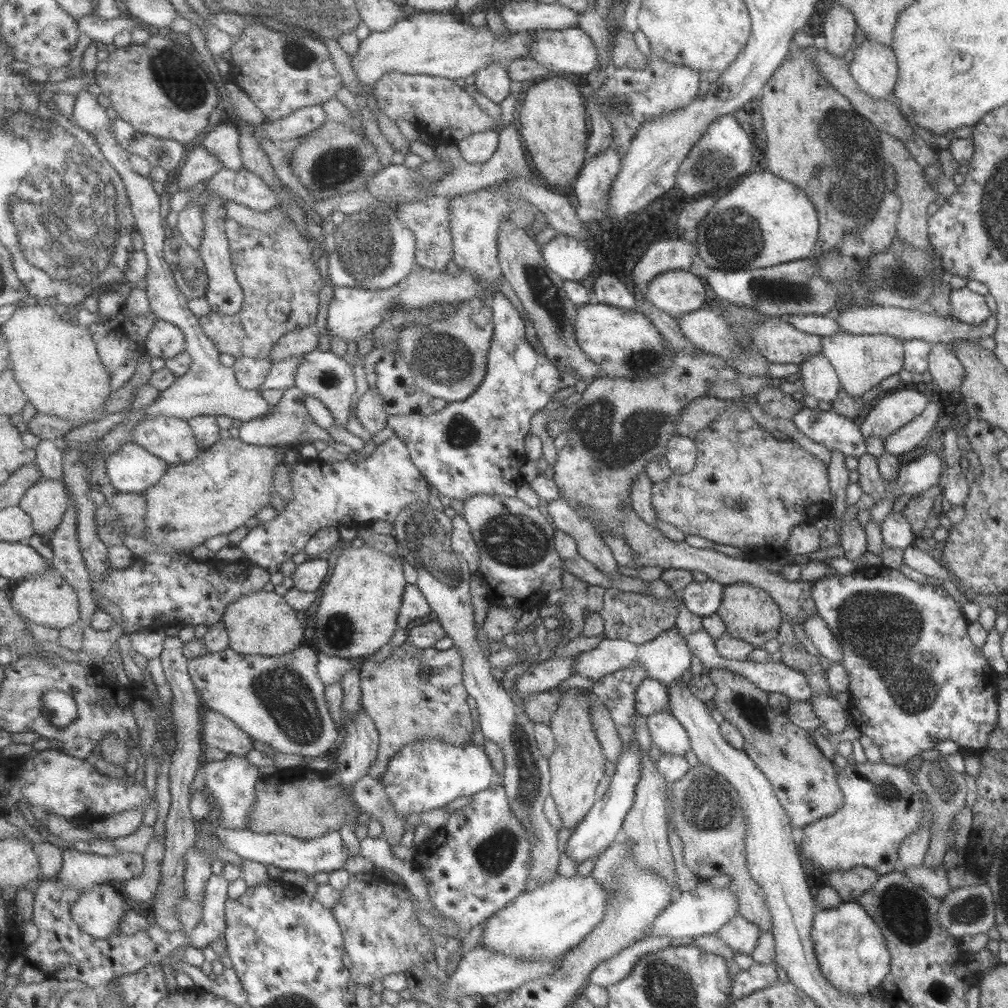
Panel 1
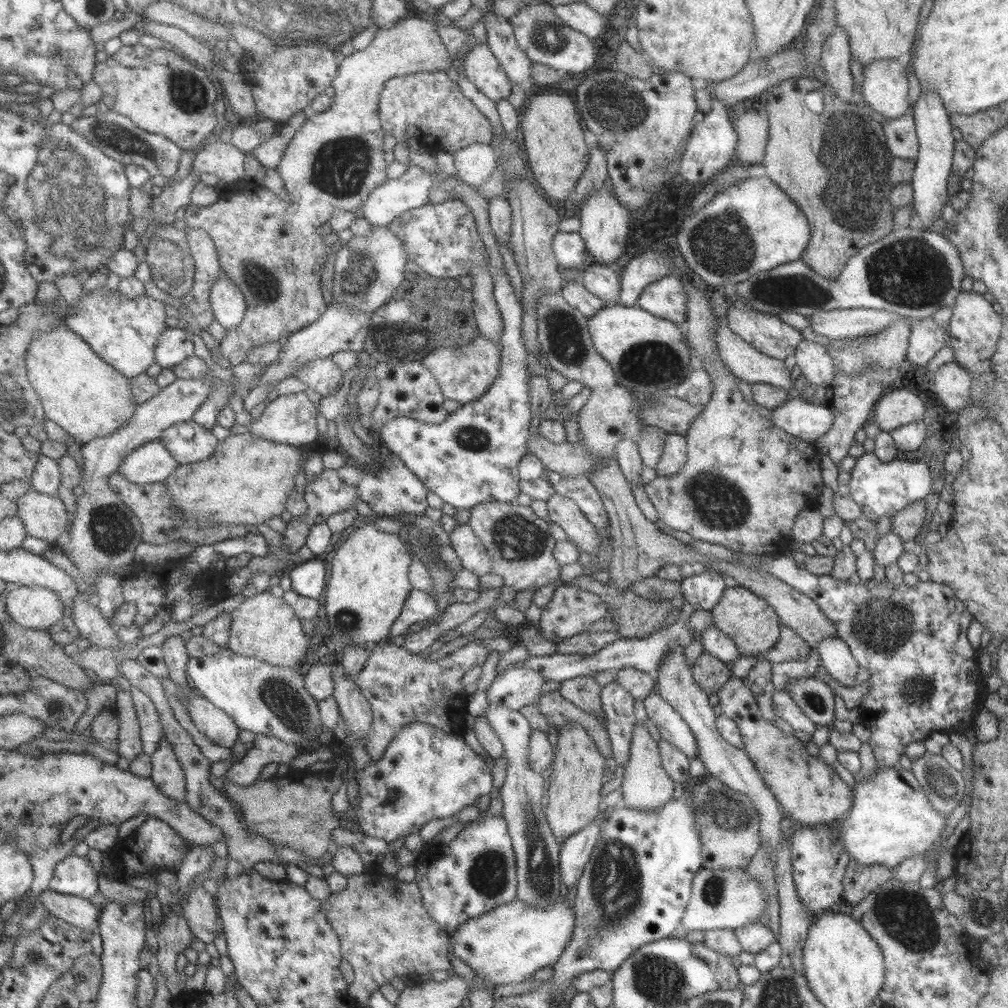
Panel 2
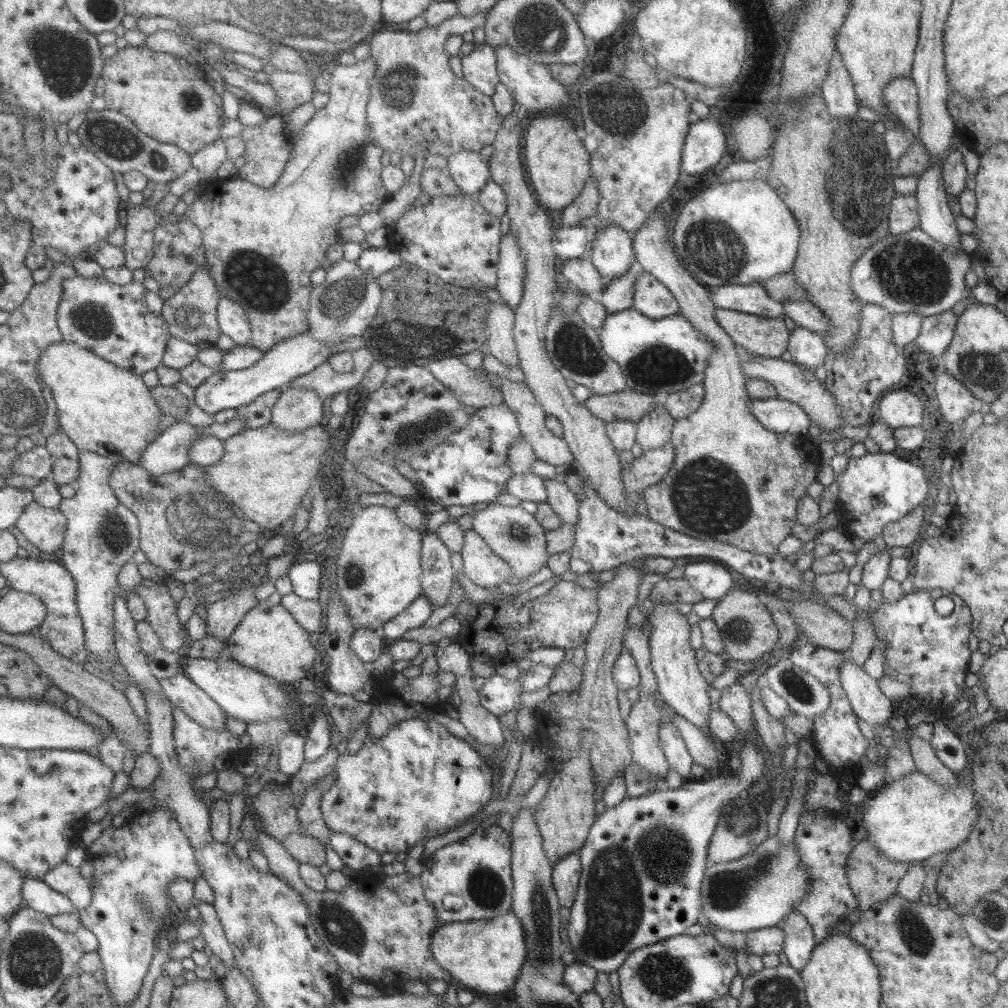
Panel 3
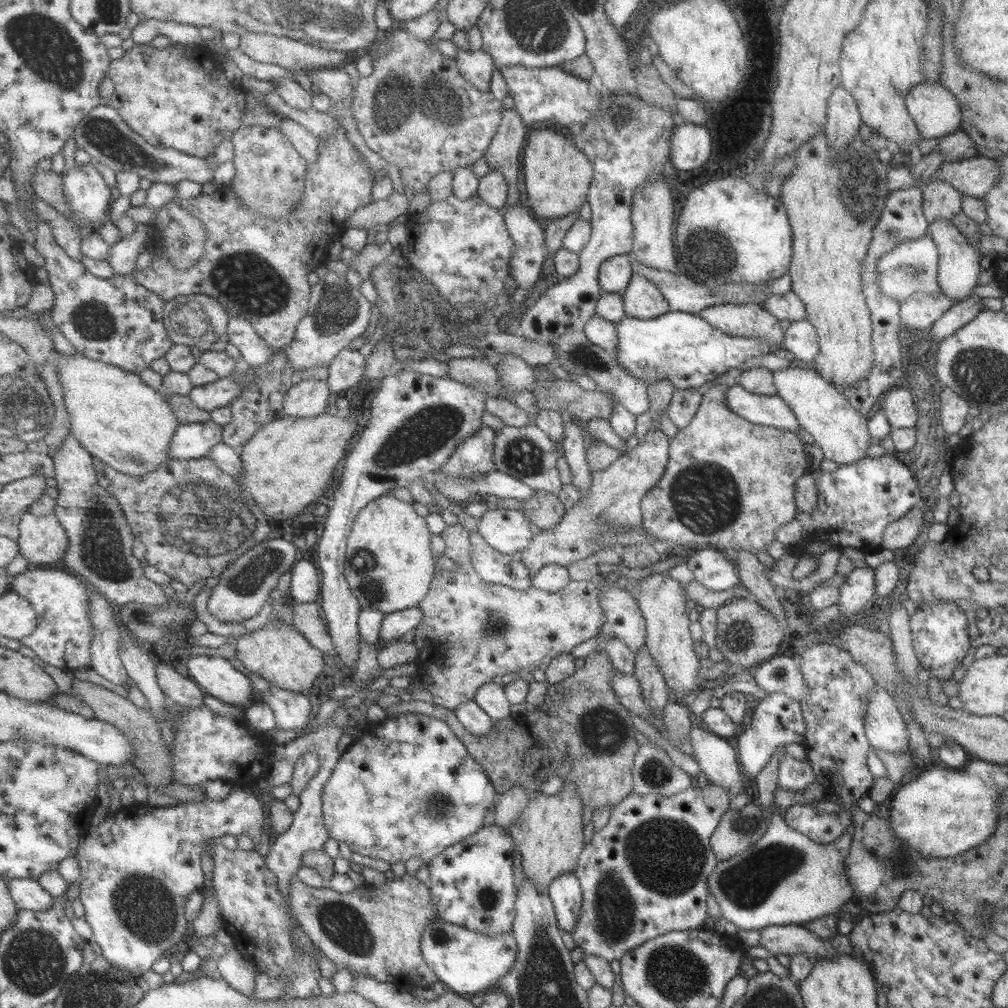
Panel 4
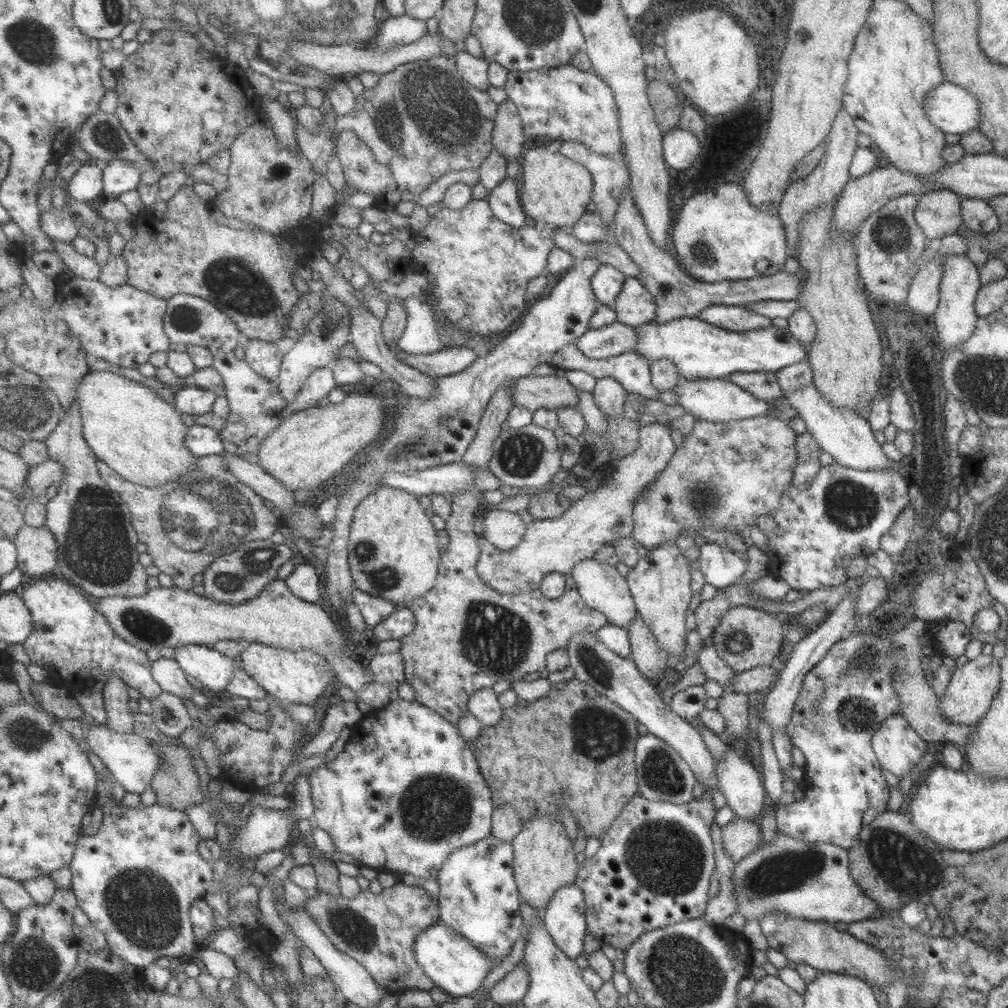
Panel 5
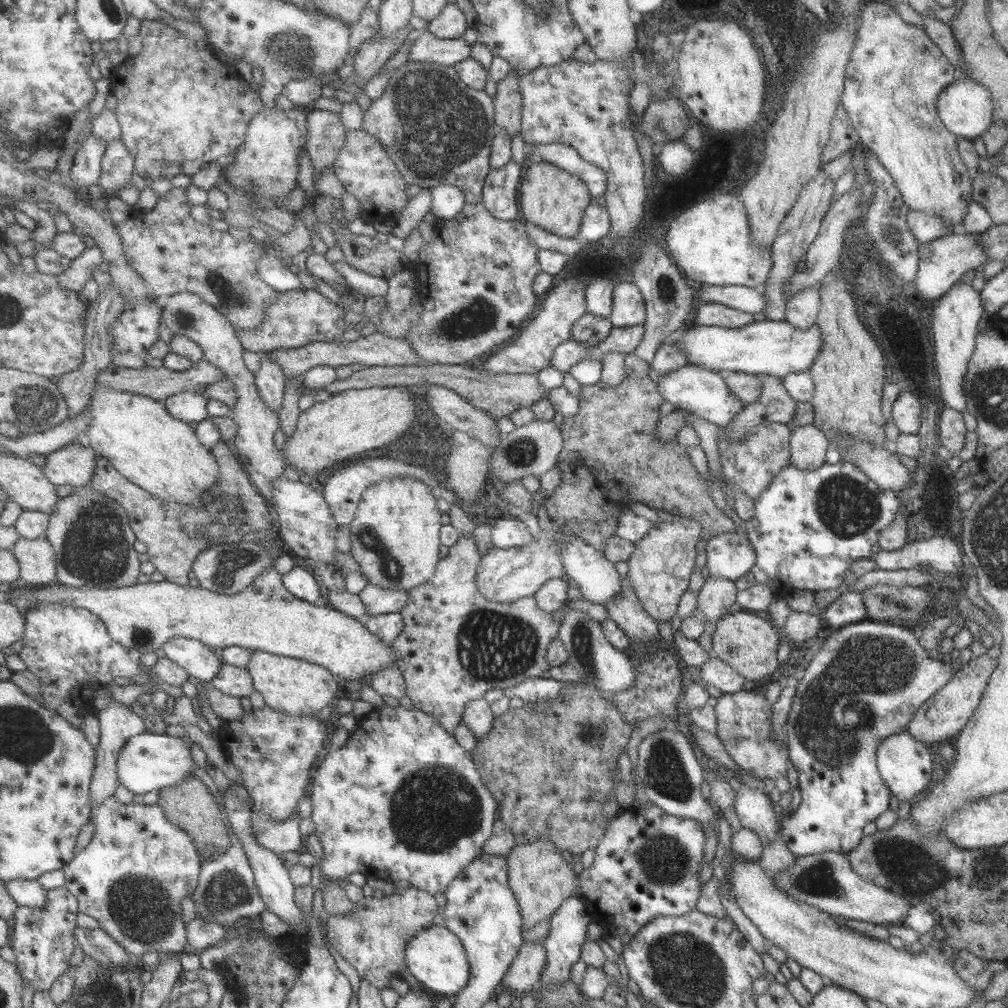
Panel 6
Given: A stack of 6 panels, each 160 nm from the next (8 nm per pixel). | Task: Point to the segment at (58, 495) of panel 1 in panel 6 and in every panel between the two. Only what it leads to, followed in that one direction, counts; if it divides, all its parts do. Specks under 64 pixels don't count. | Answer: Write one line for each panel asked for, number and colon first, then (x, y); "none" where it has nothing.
2: (46, 517)
3: (45, 528)
4: (43, 540)
5: (38, 550)
6: (37, 557)

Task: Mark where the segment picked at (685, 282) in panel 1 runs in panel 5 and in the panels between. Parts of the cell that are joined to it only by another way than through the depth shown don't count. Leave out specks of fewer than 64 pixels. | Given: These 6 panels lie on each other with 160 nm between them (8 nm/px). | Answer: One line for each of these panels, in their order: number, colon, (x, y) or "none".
2: (665, 299)
3: (649, 297)
4: (641, 299)
5: (633, 305)

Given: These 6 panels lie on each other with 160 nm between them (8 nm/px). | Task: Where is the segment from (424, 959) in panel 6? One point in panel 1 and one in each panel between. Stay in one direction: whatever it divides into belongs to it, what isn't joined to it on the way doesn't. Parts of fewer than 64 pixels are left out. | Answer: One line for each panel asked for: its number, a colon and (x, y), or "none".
1: (543, 923)
2: (507, 944)
3: (485, 955)
4: (467, 963)
5: (456, 967)

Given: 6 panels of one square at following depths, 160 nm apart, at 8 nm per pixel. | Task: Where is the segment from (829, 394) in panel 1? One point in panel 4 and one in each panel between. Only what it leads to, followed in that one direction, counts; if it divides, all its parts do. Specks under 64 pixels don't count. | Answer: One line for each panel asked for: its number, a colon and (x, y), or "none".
2: (814, 360)
3: (806, 348)
4: (800, 338)

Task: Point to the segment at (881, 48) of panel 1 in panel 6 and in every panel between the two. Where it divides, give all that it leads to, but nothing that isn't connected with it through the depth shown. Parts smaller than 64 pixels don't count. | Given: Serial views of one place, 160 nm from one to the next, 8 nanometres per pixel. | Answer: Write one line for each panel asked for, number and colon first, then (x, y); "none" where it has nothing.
2: (885, 85)
3: (900, 95)
4: (935, 112)
5: (950, 108)
6: (964, 106)

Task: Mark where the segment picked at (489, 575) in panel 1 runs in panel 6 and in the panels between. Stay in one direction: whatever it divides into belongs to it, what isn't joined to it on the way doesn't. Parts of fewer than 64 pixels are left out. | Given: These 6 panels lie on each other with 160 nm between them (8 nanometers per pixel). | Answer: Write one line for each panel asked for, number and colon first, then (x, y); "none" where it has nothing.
2: (519, 544)
3: (513, 534)
4: (506, 530)
5: (503, 529)
6: (507, 532)

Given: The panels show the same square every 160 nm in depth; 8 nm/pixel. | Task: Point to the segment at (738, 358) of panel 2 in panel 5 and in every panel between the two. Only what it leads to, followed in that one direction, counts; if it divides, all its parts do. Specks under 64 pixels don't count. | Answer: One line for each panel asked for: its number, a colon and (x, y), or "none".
3: (792, 382)
4: (822, 412)
5: (847, 437)

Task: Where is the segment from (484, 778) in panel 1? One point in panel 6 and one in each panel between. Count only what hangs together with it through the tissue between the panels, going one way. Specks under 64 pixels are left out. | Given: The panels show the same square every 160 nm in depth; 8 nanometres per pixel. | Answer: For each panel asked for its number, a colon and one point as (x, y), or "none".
2: (424, 773)
3: (416, 781)
4: (416, 791)
5: (406, 791)
6: (401, 801)

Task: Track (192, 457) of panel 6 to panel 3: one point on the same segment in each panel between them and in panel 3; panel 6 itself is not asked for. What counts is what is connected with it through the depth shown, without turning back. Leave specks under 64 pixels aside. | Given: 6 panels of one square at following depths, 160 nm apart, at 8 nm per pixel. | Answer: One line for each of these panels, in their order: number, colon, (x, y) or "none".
3: (108, 410)
4: (119, 418)
5: (132, 428)

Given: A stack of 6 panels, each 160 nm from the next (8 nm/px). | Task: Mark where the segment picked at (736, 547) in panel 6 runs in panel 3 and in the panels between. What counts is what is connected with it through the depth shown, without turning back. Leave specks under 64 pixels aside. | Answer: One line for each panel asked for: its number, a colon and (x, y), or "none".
3: (710, 579)
4: (711, 567)
5: (720, 567)

